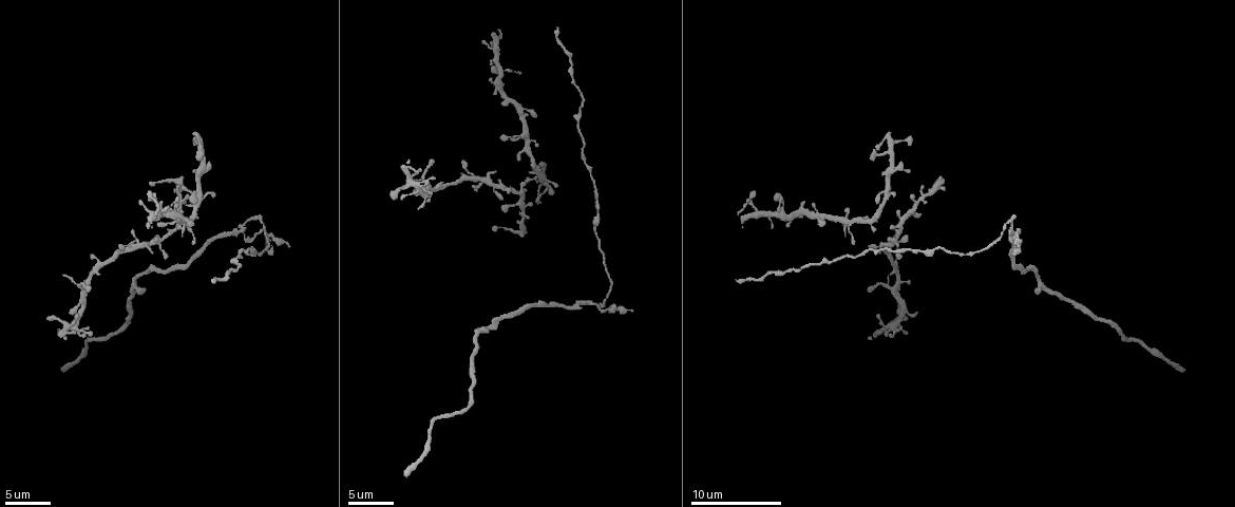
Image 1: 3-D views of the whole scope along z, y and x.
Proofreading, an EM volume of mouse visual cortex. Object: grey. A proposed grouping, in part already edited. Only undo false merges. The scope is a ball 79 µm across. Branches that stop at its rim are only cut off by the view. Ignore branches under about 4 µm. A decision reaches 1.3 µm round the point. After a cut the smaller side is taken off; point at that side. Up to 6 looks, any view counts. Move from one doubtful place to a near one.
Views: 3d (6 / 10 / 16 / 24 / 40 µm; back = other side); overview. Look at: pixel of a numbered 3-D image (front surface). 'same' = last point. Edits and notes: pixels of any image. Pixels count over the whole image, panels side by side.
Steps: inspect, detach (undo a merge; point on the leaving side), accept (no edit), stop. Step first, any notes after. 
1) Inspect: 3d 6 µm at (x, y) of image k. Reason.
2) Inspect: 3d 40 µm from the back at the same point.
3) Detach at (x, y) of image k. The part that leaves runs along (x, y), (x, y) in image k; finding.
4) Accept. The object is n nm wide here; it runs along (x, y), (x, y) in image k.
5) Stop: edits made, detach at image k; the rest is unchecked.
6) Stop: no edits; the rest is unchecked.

Inspect: 3d 10 µm at (1011, 229) of image 1. Branch point.

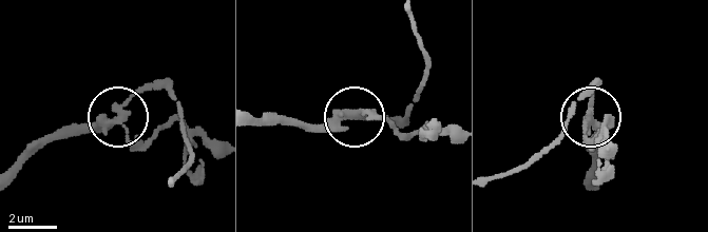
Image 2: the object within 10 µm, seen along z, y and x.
Inspect: 3d 10 µm from the back at (120, 121) of image 2.

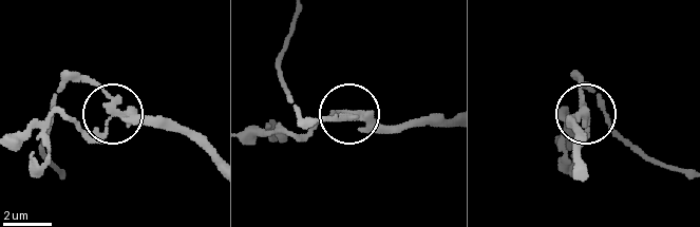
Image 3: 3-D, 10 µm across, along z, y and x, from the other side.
Detach at (146, 118) of image 3. 3 arms meet here; the part that leaves runs along (115, 101), (168, 117), (210, 150) in image 3; a second neuron is stuck on.

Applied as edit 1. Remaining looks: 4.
Inspect: overview.

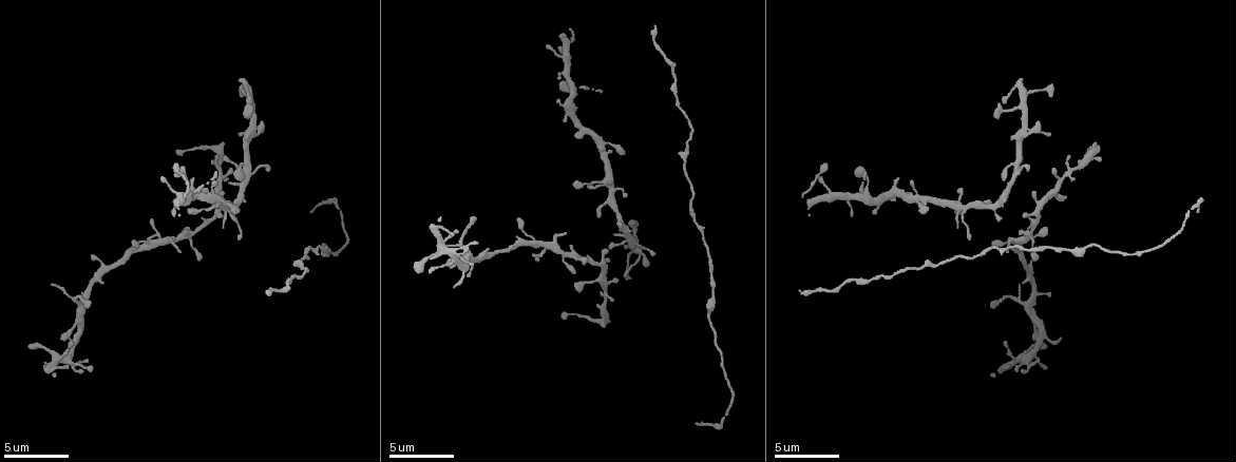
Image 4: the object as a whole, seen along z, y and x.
Inspect: 3d 10 µm at (1021, 102) of image 4. Thin arm on a thick one.

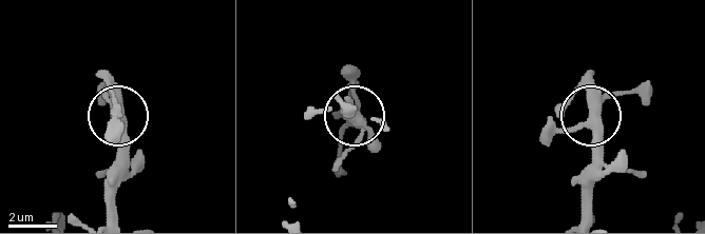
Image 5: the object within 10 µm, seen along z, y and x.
Accept. The object is 390 nm wide here; all the same neuron.

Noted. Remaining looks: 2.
Inspect: 3d 6 µm at (689, 207) of image 4. Sudden change in width.

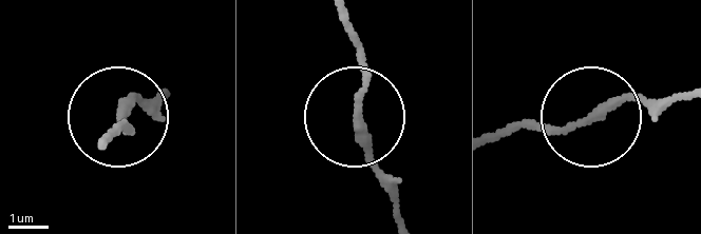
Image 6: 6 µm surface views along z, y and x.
Accept. It runs along (682, 96), (622, 96), (561, 127), (490, 137) in image 6; all the same neuron.

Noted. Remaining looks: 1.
Stop: edits made, detach at image 3; the rest is unchecked.

